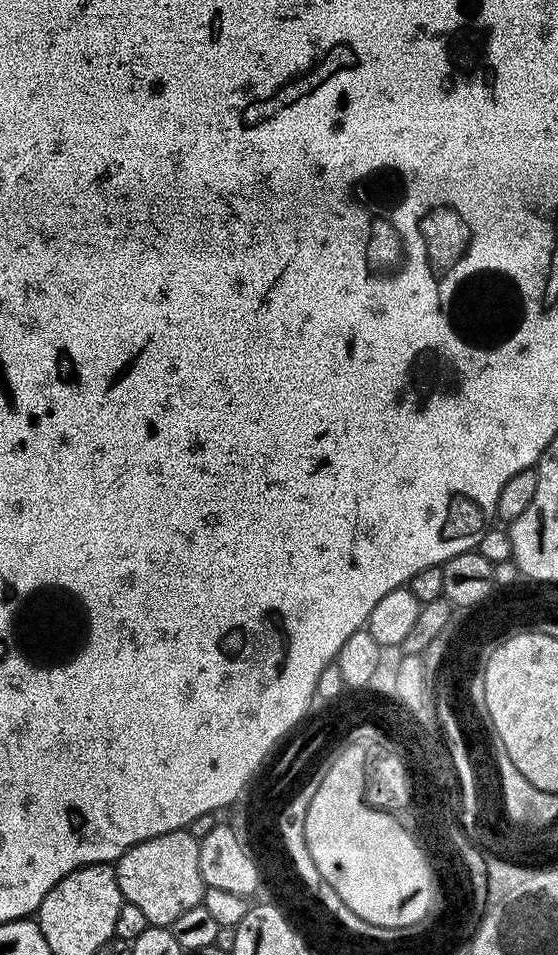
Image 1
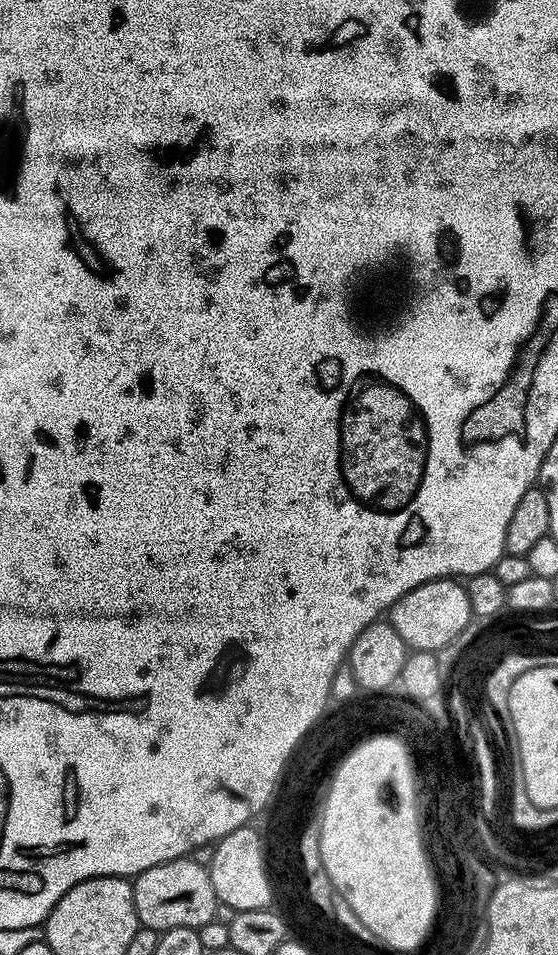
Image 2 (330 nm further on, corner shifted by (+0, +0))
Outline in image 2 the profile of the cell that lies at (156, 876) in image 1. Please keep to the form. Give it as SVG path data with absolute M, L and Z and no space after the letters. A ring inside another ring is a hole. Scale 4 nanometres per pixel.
M189 858L162 862L158 866L150 866L150 870L139 872L131 881L134 894L134 906L136 916L145 928L152 928L155 932L165 932L171 928L195 928L206 926L206 922L216 919L216 891L214 882L210 882L210 874L207 867L197 864Z

